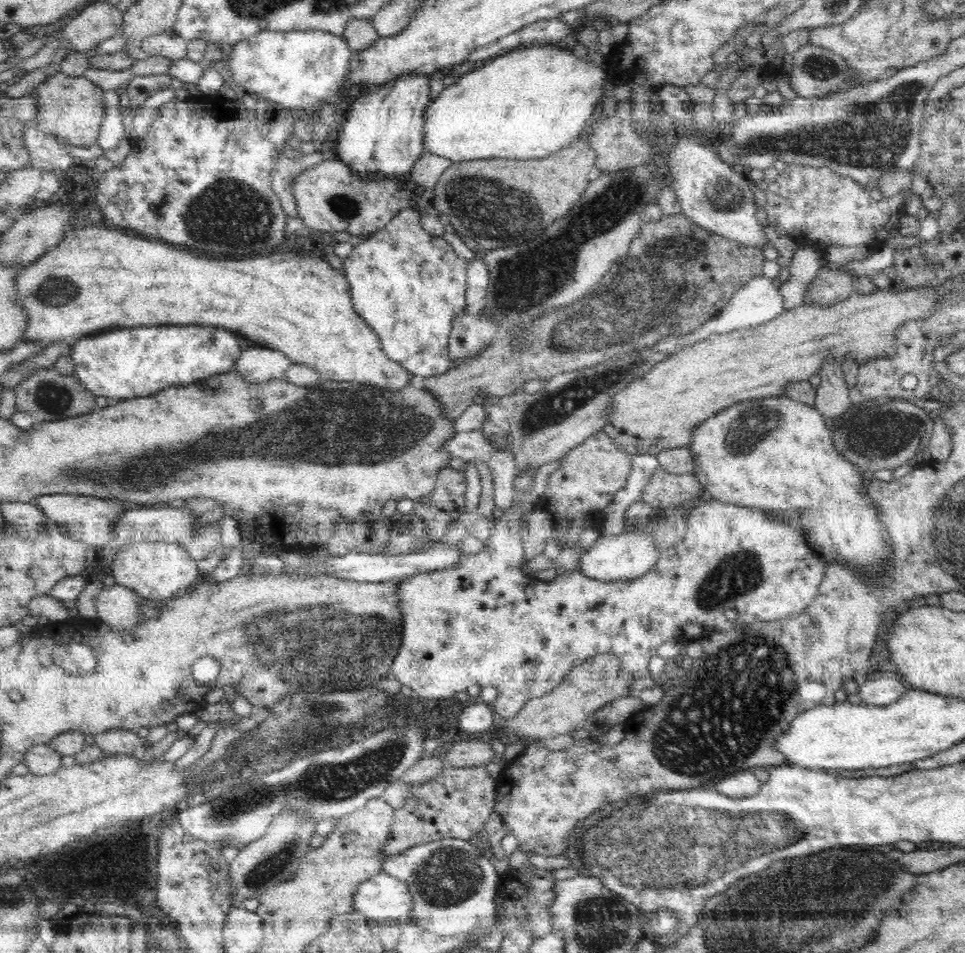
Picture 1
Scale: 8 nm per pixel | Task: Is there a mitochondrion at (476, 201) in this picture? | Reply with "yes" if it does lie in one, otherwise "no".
yes

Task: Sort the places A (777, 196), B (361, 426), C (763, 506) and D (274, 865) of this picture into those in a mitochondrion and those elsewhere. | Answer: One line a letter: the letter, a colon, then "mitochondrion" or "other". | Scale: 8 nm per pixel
A: other
B: mitochondrion
C: other
D: mitochondrion

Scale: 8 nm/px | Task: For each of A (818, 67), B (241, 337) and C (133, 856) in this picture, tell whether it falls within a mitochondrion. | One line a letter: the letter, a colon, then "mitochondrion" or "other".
A: mitochondrion
B: other
C: mitochondrion

